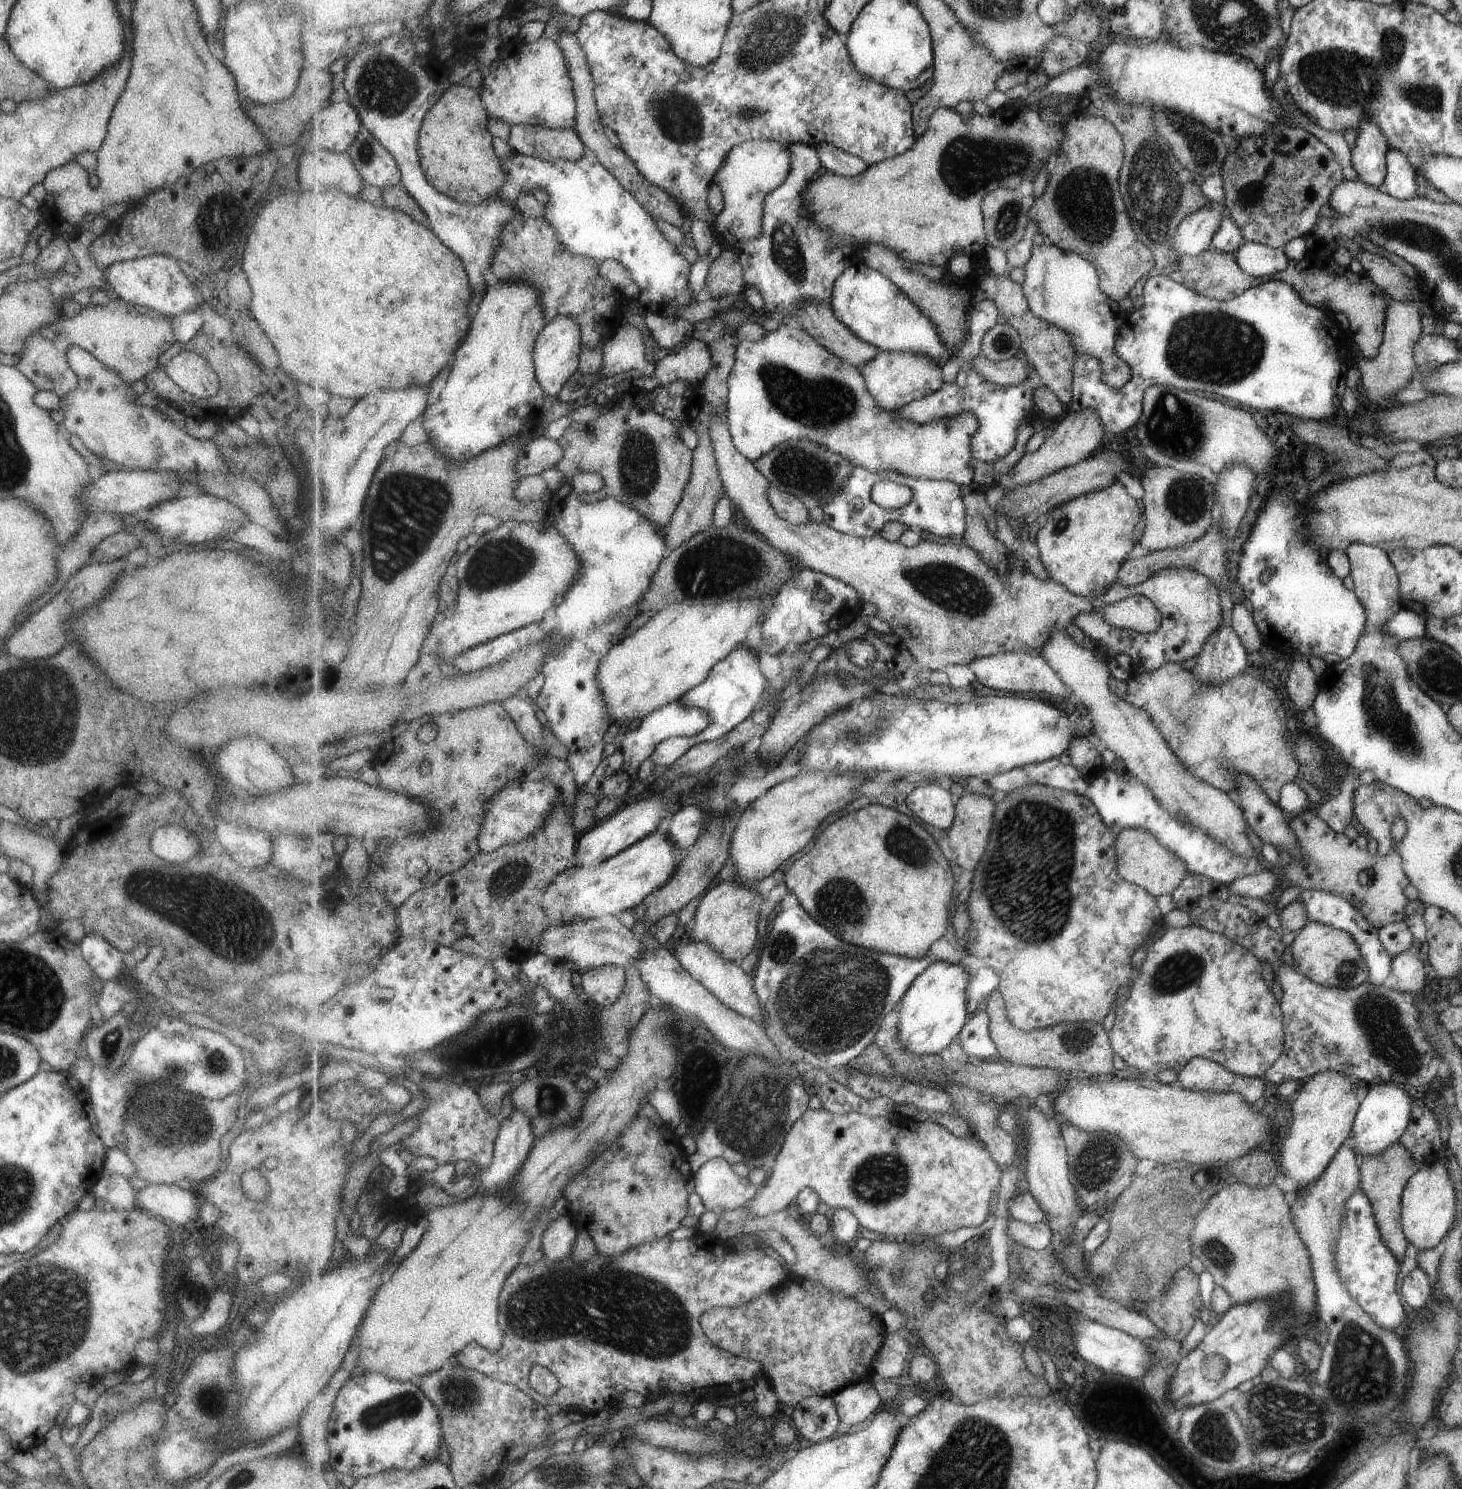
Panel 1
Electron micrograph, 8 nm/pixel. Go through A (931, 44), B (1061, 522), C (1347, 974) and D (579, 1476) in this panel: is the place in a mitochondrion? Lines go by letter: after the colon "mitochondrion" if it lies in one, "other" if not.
A: other
B: mitochondrion
C: mitochondrion
D: mitochondrion

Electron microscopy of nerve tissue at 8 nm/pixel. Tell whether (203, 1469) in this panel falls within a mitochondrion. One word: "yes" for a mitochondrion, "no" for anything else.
no

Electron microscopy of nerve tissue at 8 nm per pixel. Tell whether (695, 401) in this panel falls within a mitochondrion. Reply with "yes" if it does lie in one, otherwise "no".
no

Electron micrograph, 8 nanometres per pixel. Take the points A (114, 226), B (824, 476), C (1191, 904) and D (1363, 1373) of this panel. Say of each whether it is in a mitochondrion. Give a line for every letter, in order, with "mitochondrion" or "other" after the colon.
A: other
B: other
C: other
D: mitochondrion

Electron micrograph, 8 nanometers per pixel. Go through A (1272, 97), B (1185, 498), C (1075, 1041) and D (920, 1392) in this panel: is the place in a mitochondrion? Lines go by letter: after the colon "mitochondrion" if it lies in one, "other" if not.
A: other
B: mitochondrion
C: mitochondrion
D: other

